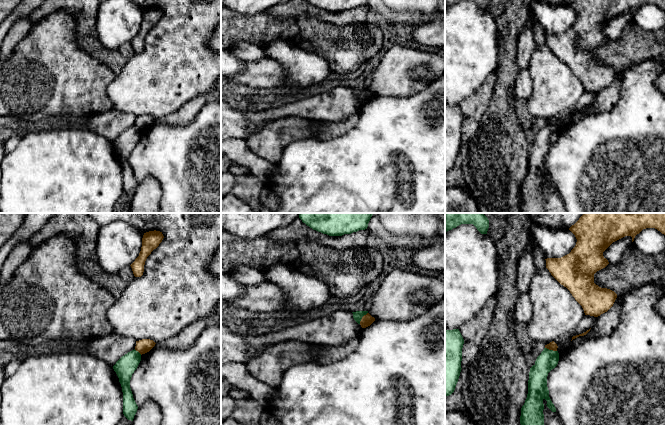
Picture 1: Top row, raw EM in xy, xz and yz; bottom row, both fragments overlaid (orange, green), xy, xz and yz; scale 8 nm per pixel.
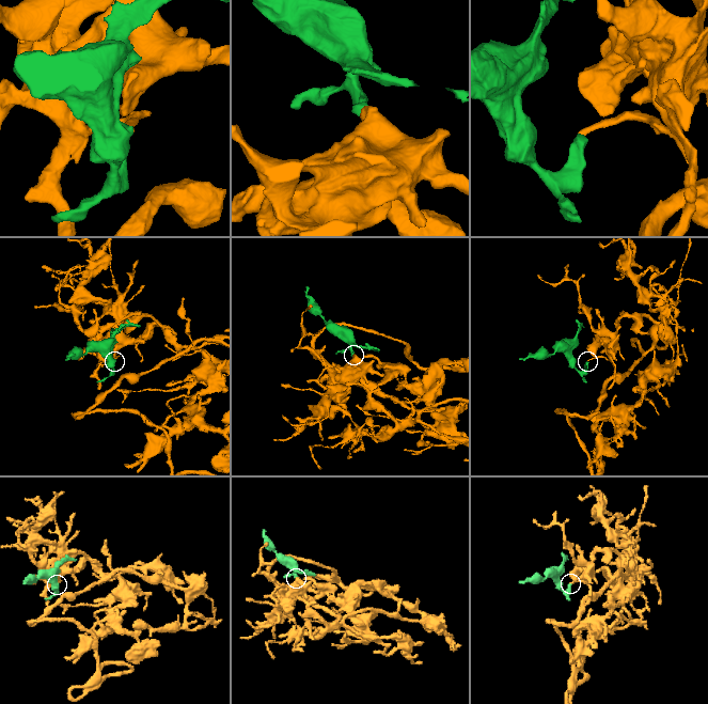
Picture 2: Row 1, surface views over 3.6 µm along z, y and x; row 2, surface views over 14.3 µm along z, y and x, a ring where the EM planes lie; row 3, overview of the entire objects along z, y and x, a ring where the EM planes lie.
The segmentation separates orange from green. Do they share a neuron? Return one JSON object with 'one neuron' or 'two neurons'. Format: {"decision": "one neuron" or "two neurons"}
{"decision": "two neurons"}

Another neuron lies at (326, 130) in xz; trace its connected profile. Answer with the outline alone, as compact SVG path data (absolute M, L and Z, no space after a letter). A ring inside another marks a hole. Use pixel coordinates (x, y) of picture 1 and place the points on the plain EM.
M353 114L337 122L318 121L319 126L315 129L314 137L318 140L331 140L337 138L353 129L358 120L358 114Z

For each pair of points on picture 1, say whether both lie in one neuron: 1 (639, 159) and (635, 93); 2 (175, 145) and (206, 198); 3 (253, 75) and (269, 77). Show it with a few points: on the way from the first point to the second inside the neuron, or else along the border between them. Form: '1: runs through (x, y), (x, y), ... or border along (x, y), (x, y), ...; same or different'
1: runs through (639, 143), (639, 109); same
2: runs through (188, 158), (206, 176), (206, 185); same
3: runs through (257, 75), (265, 75); same

